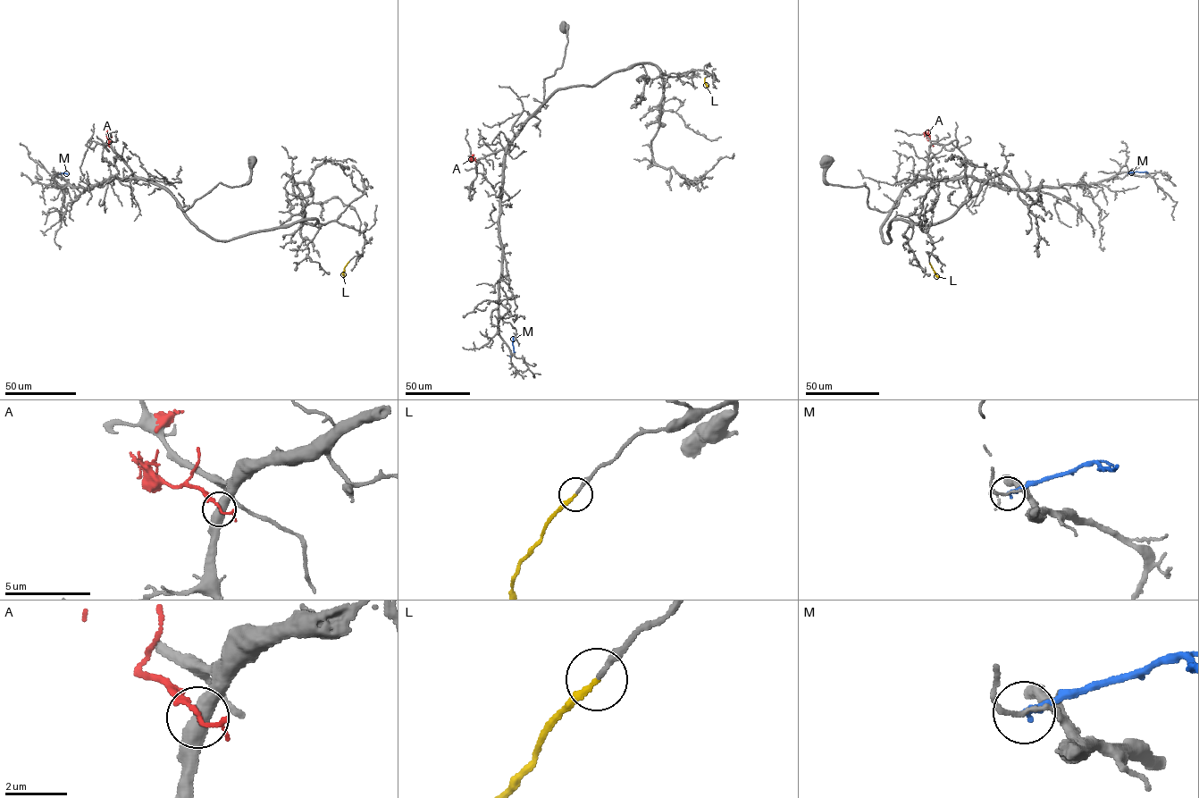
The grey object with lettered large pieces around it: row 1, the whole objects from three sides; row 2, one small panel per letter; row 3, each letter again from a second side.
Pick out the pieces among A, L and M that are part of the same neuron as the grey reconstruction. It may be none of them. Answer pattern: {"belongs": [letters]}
{"belongs": ["L"]}

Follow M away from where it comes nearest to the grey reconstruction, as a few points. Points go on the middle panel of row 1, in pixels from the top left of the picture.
M: (509, 356), (514, 352), (513, 336)

